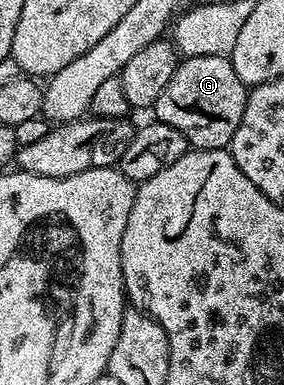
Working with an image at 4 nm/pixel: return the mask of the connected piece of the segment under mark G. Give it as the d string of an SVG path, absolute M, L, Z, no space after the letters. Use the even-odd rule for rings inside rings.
M228 55L224 56L186 56L178 63L175 74L171 74L171 82L163 86L163 94L153 103L151 112L160 123L175 126L179 134L186 136L194 149L223 148L228 149L233 140L235 130L239 130L239 122L243 118L243 110L249 93L247 85L235 74L235 66Z

